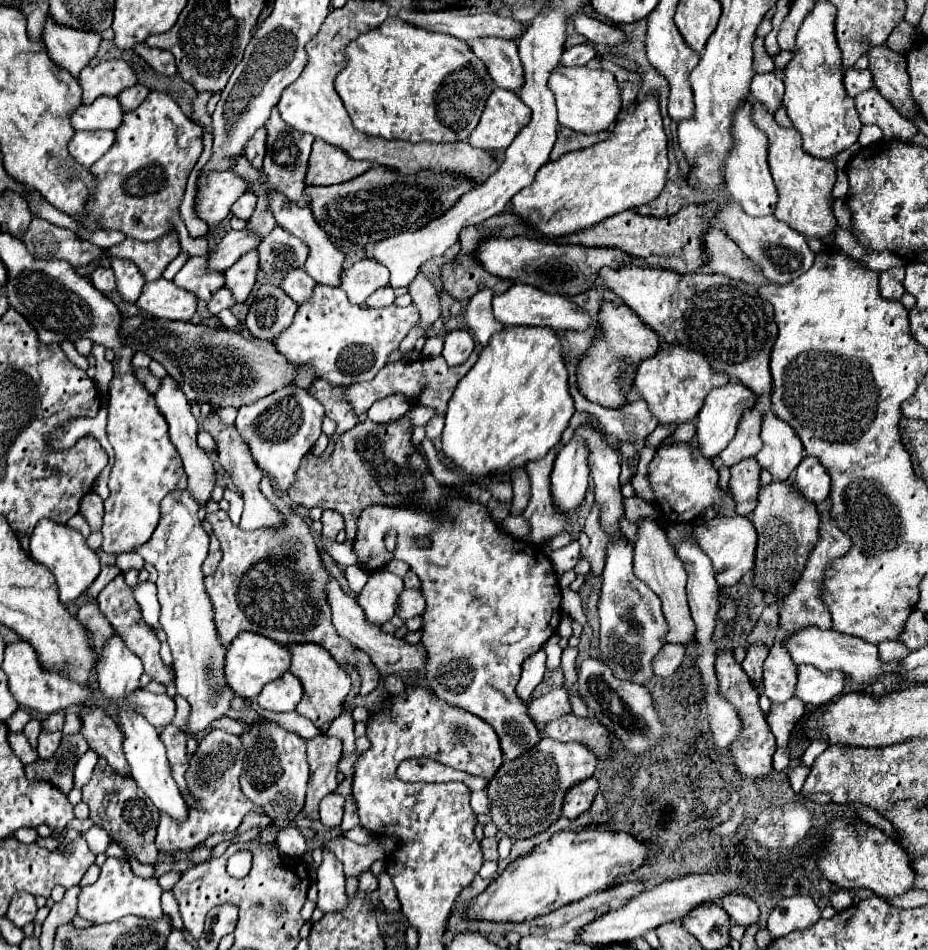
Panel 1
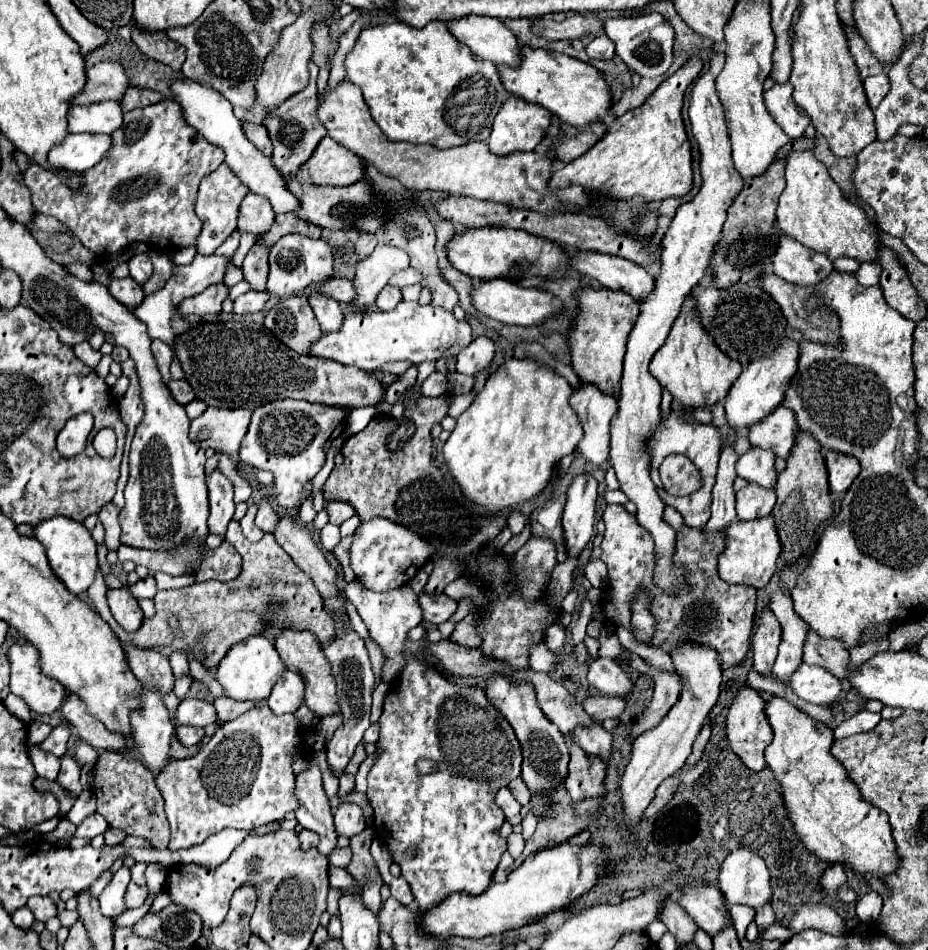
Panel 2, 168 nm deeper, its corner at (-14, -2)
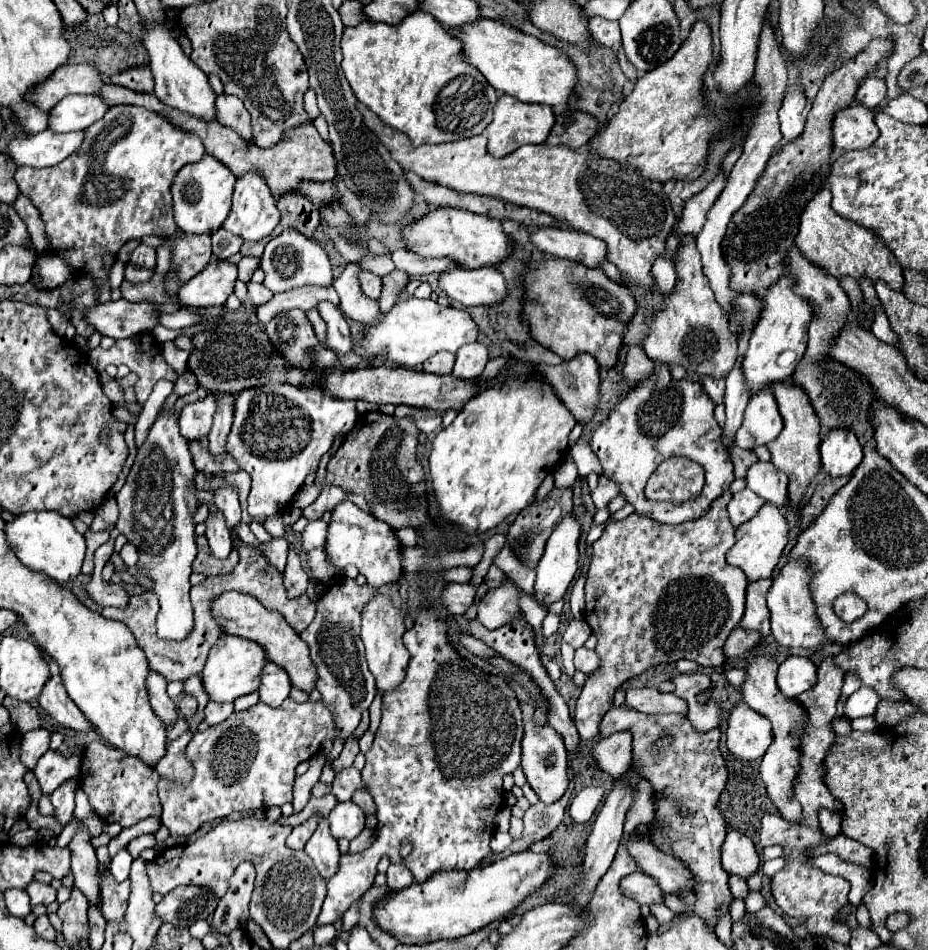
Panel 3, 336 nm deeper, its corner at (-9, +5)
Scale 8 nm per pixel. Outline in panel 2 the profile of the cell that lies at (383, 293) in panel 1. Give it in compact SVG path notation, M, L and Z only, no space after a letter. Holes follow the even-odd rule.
M392 286L382 288L382 292L380 292L378 298L376 298L376 306L378 306L380 310L392 310L392 308L396 308L400 302L402 302L402 292L400 292L400 288L392 288Z

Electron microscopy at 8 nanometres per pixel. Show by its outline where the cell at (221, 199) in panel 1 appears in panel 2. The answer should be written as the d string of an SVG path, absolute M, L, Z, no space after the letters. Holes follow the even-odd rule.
M220 164L208 178L202 180L200 190L198 190L198 200L196 200L196 214L202 220L202 232L198 236L198 254L210 256L214 250L236 230L236 218L238 218L238 208L244 196L250 190L230 172L226 164Z

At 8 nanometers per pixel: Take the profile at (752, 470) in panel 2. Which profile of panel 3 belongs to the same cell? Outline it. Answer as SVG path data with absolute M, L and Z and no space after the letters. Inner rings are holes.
M757 461L747 471L747 487L755 491L765 501L777 505L779 509L785 509L789 505L787 497L787 475L783 475L779 469L775 469L773 463Z

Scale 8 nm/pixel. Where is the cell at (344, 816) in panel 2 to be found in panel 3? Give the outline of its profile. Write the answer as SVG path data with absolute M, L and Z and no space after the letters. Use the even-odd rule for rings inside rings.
M353 801L337 803L335 809L327 815L331 835L335 839L355 839L365 829L365 813Z

